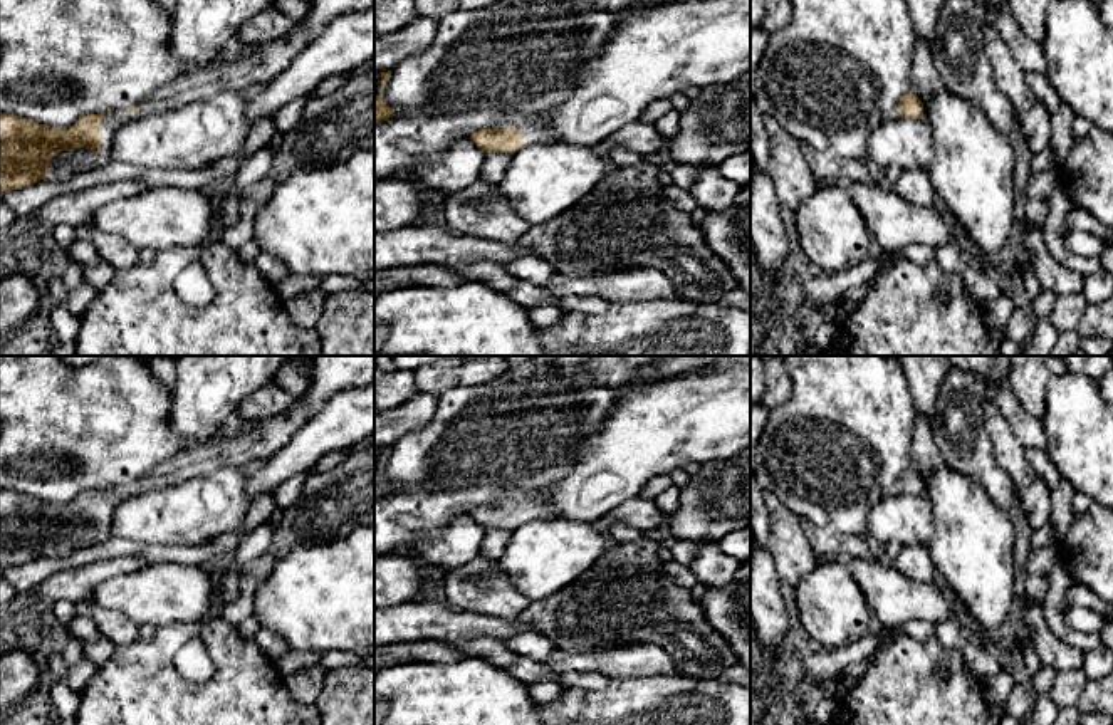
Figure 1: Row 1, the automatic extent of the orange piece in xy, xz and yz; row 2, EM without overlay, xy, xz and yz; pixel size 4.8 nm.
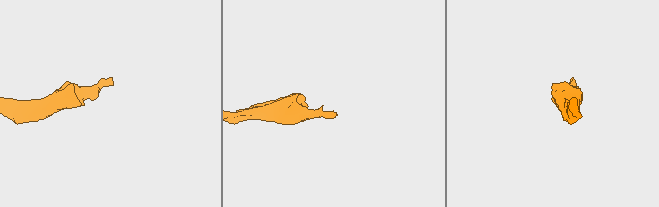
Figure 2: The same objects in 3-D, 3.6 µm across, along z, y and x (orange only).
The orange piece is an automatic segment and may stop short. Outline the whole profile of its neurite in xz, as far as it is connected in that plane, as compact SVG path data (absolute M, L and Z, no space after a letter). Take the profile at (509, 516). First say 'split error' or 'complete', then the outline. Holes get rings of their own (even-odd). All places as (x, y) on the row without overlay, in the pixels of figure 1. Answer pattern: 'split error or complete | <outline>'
split error | M546 492L522 495L504 505L480 505L470 515L485 529L514 530L520 524L537 519L552 519L556 514Z

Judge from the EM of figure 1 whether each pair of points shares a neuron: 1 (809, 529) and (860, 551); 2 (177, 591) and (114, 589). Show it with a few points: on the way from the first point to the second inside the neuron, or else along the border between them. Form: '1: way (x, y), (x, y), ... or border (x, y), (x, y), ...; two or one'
1: way (821, 539), (848, 544); one
2: way (161, 591), (130, 591); one

